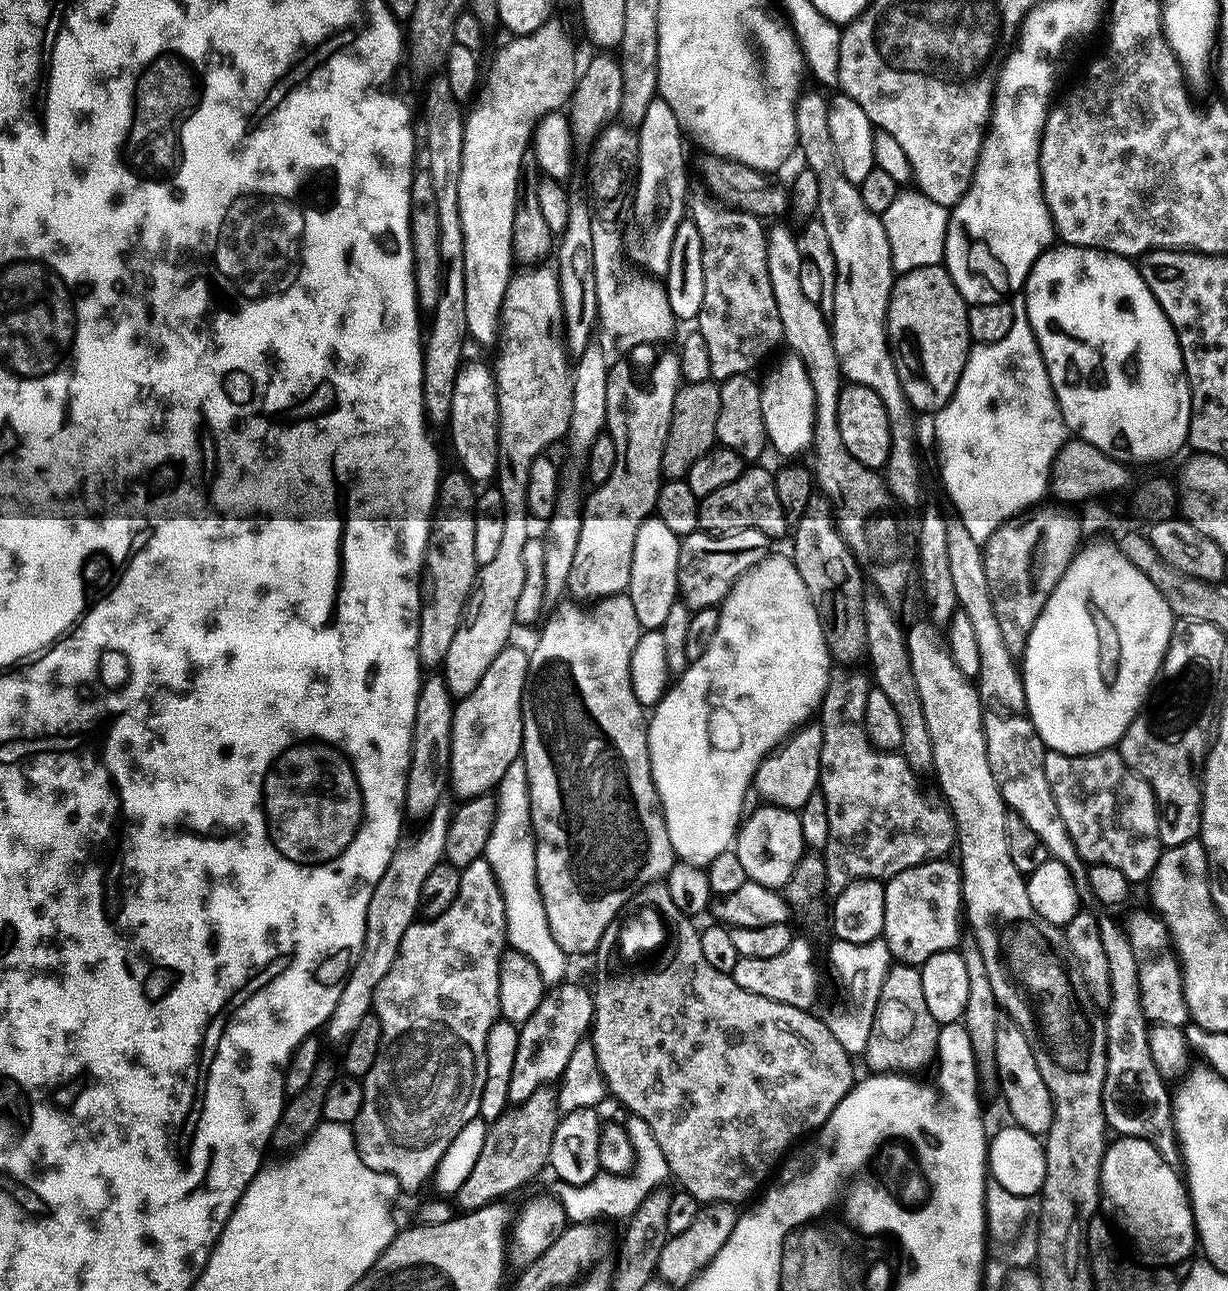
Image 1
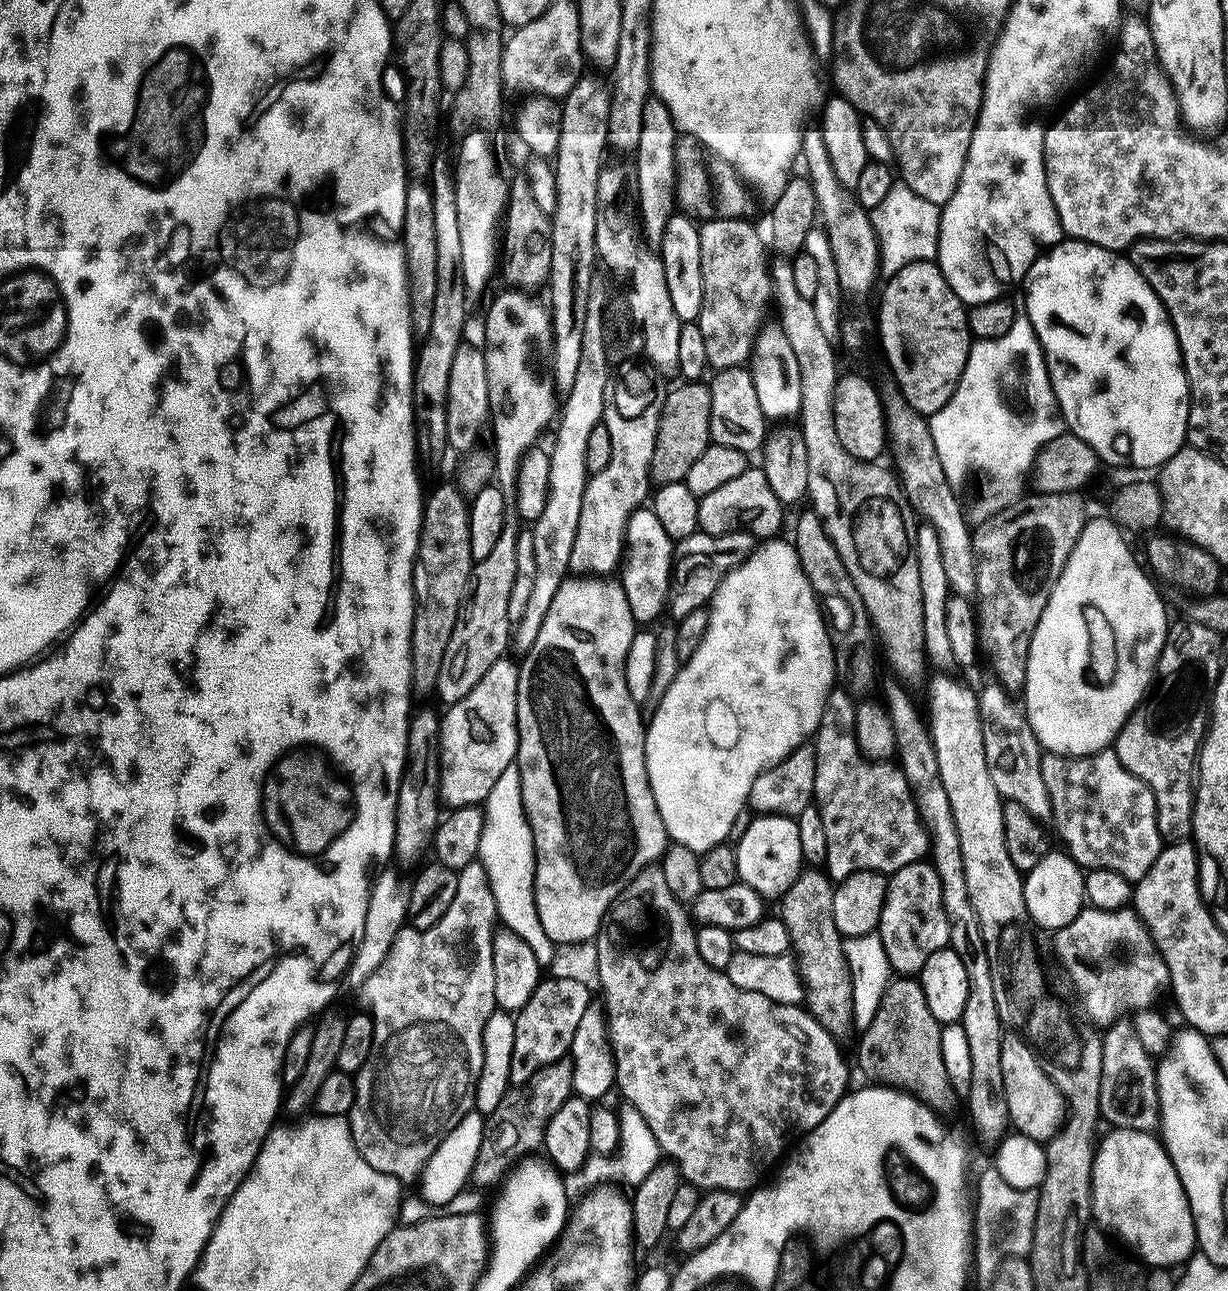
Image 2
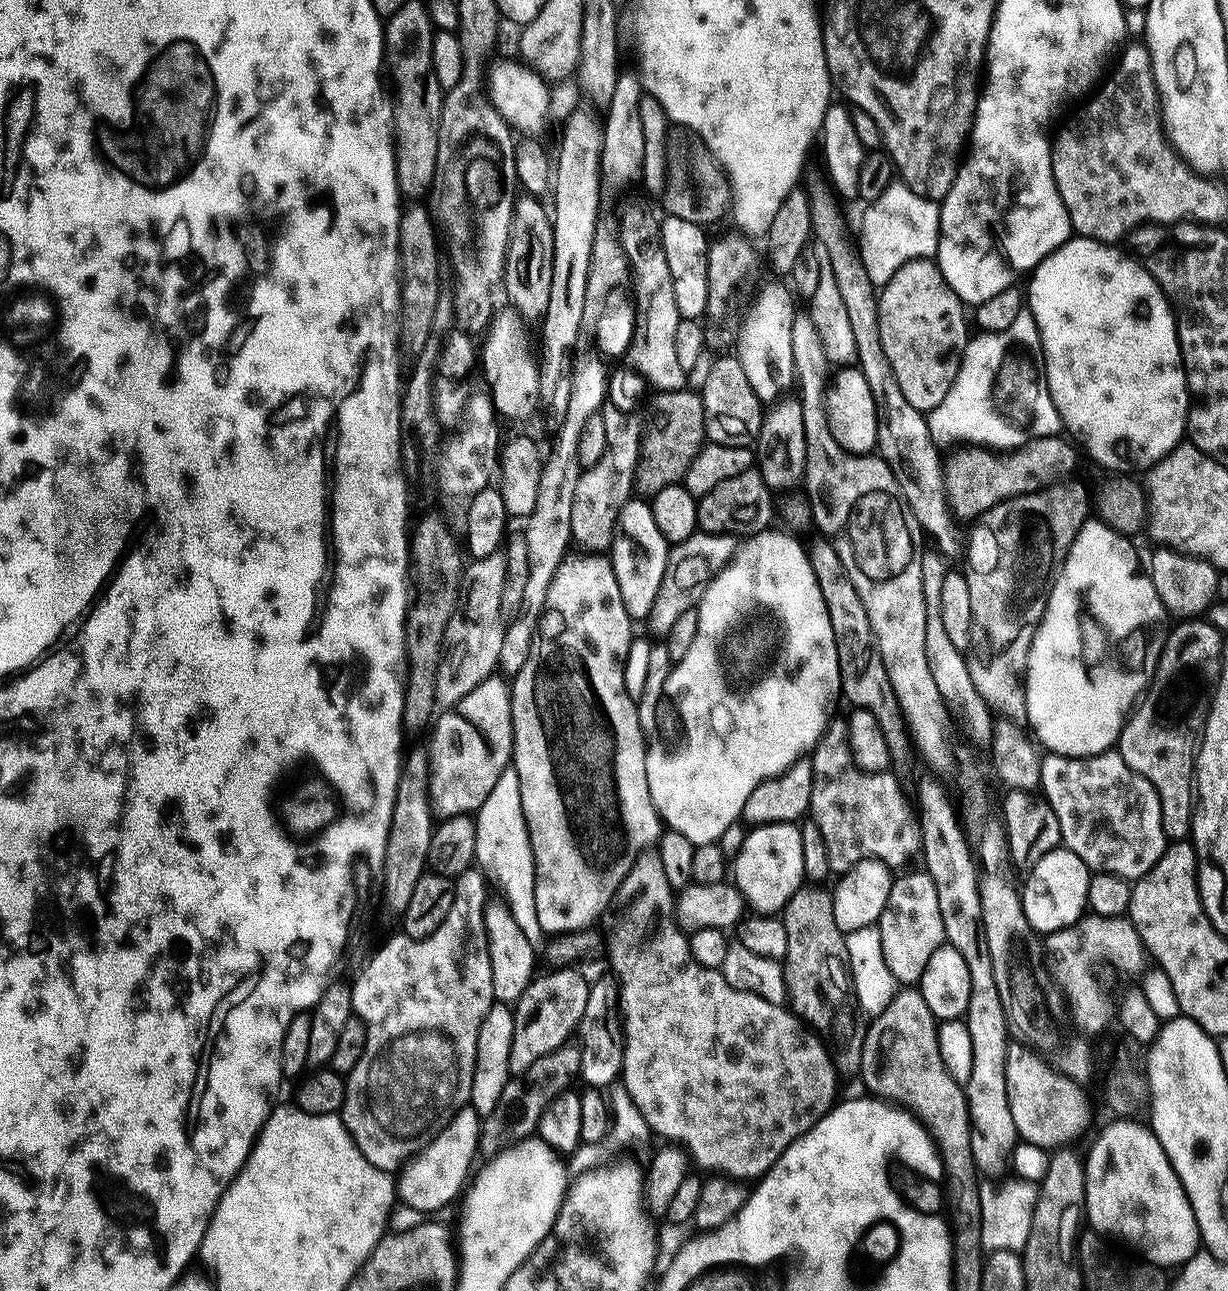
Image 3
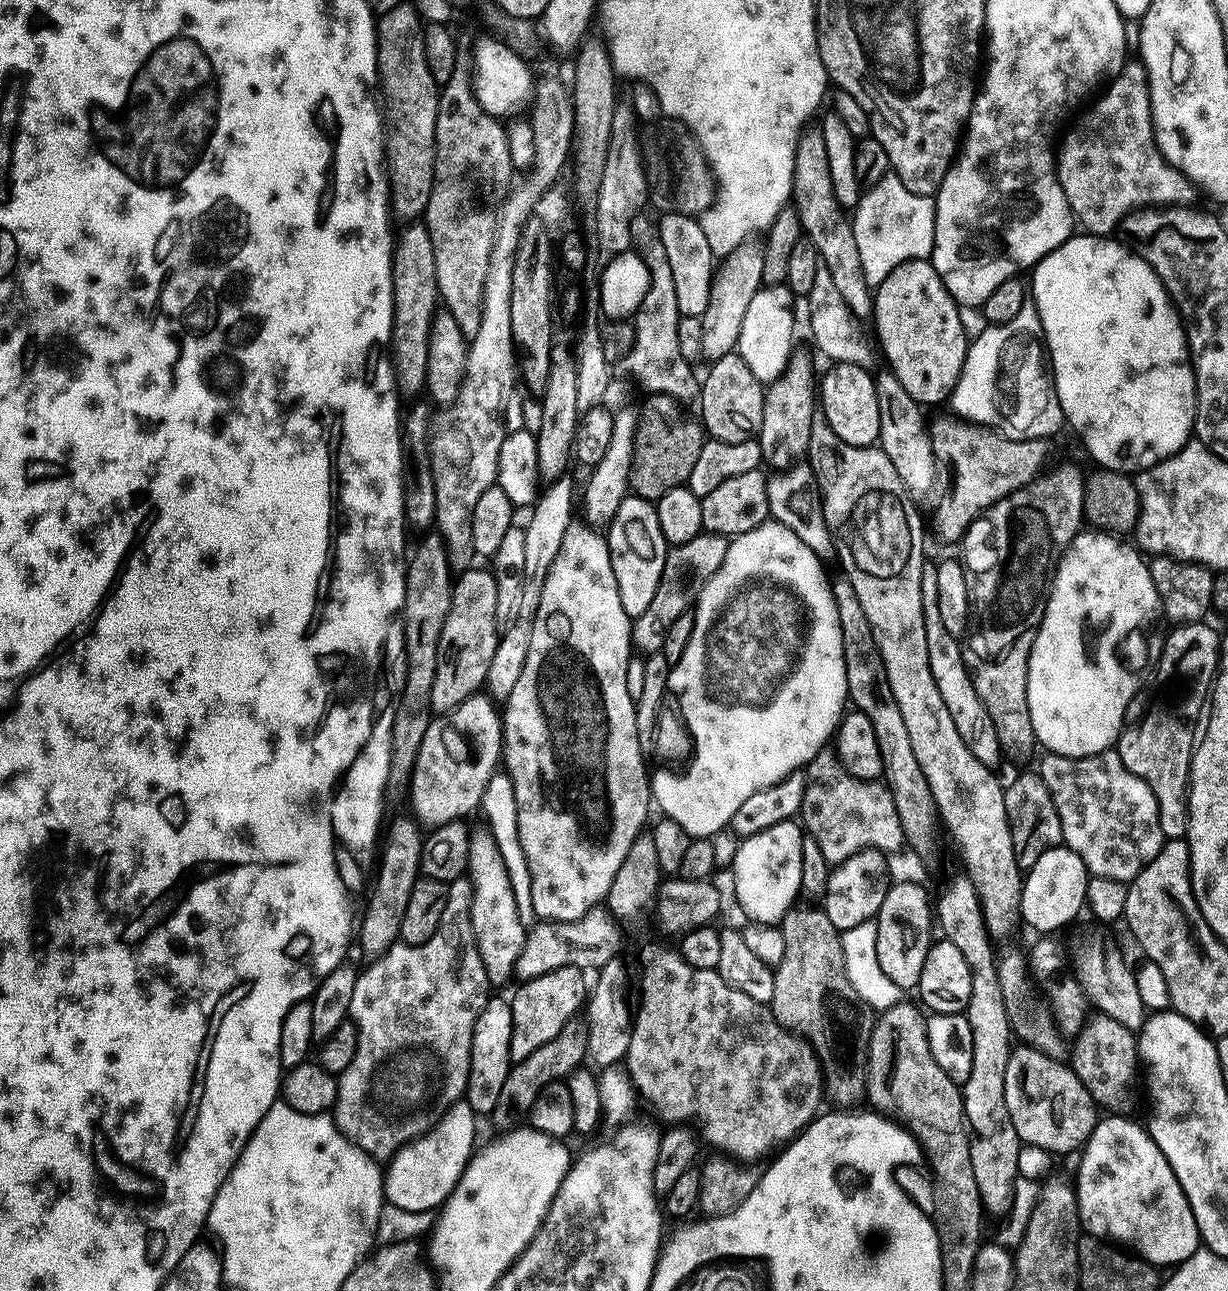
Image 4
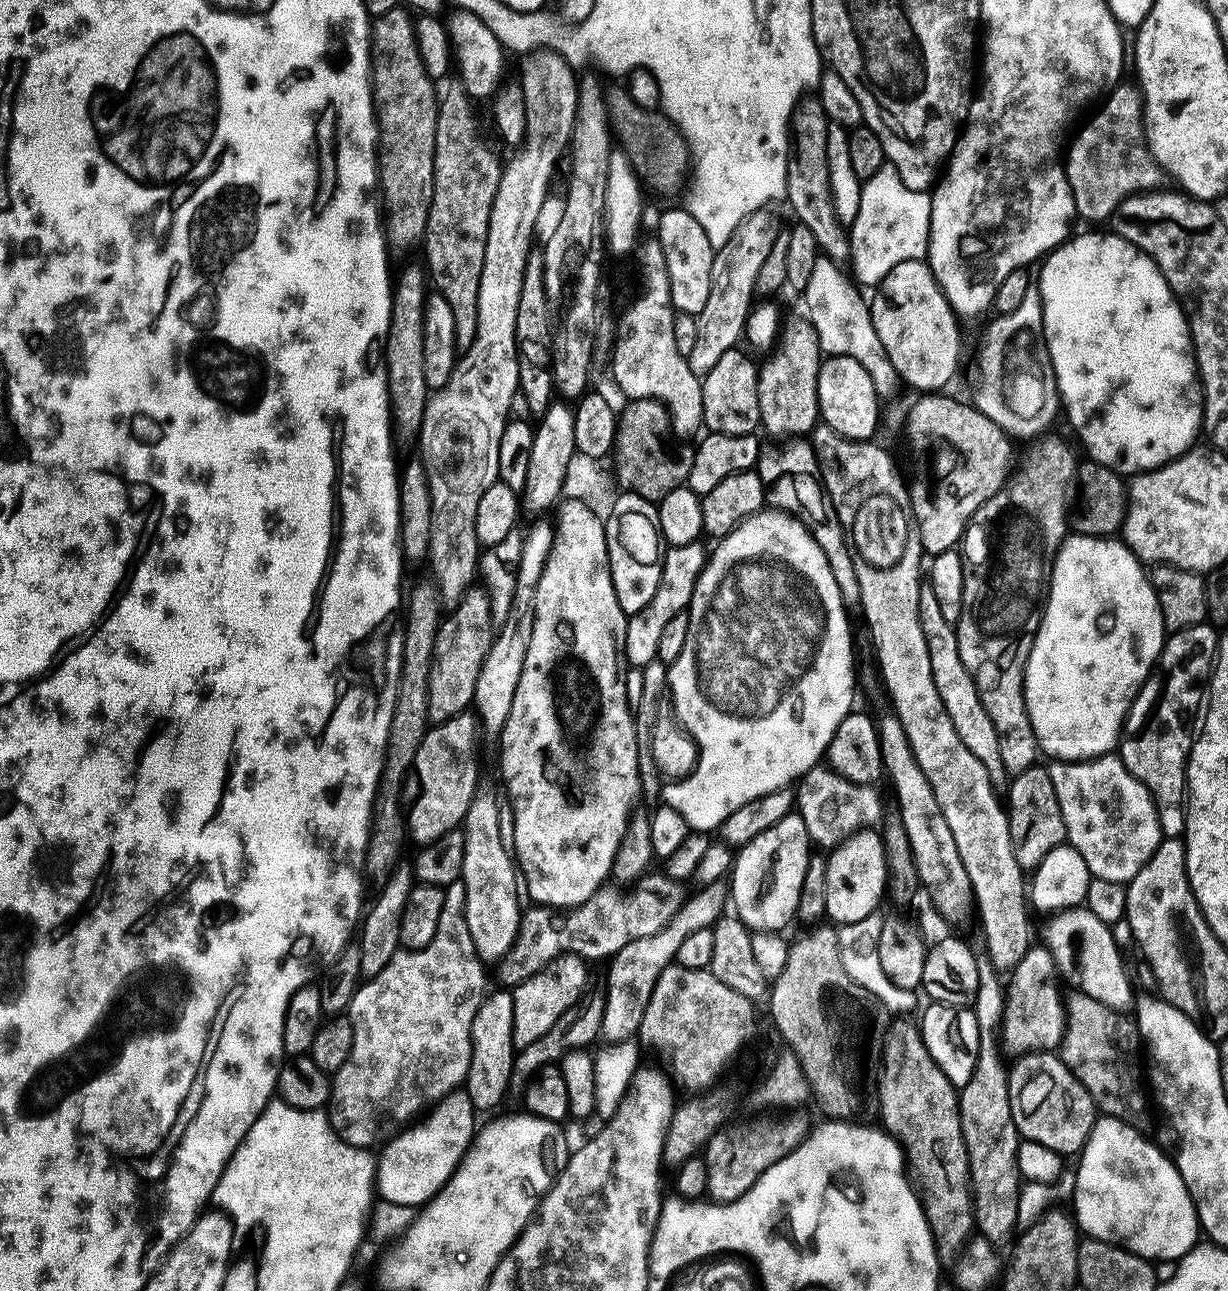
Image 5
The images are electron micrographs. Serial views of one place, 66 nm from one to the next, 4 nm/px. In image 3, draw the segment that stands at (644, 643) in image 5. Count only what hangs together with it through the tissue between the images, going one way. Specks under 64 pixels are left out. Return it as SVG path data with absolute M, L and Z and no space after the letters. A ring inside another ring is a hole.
M697 531L696 535L686 538L681 544L671 545L668 549L666 570L662 574L662 586L658 588L658 598L650 608L646 627L656 638L667 637L670 626L678 622L686 610L696 608L708 589L708 583L715 578L726 565L732 563L736 554L738 540L735 536L712 536L709 532Z

